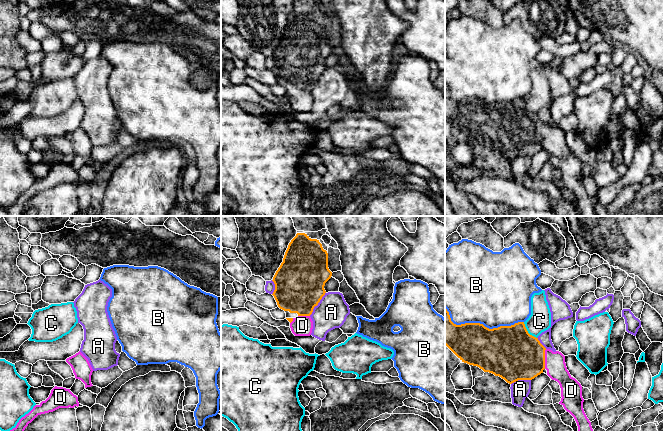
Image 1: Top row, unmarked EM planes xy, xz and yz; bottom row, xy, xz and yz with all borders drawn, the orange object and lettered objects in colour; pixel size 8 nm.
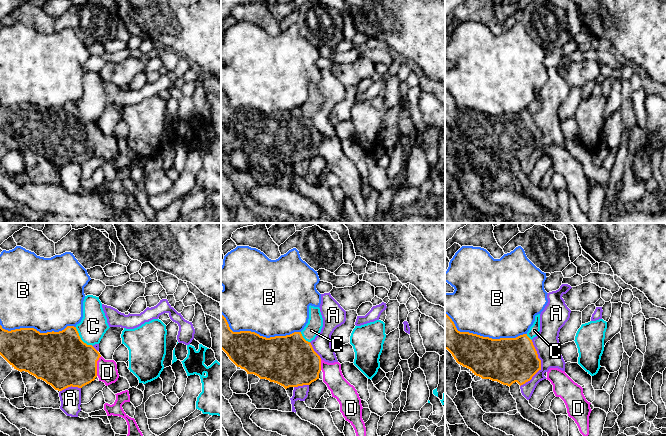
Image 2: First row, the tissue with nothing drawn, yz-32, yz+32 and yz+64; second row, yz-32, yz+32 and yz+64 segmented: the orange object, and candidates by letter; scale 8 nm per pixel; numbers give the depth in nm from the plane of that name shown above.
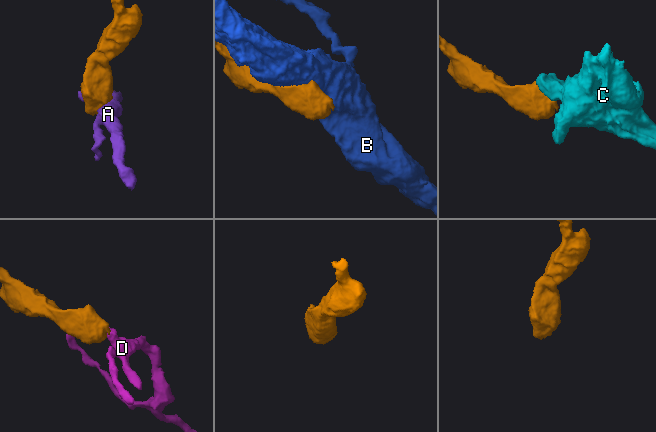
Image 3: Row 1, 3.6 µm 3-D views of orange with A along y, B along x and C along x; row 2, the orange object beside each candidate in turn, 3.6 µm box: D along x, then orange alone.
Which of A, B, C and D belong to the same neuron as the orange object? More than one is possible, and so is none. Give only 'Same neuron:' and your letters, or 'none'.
Same neuron: D

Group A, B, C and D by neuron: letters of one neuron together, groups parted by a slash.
A / B / C / D

